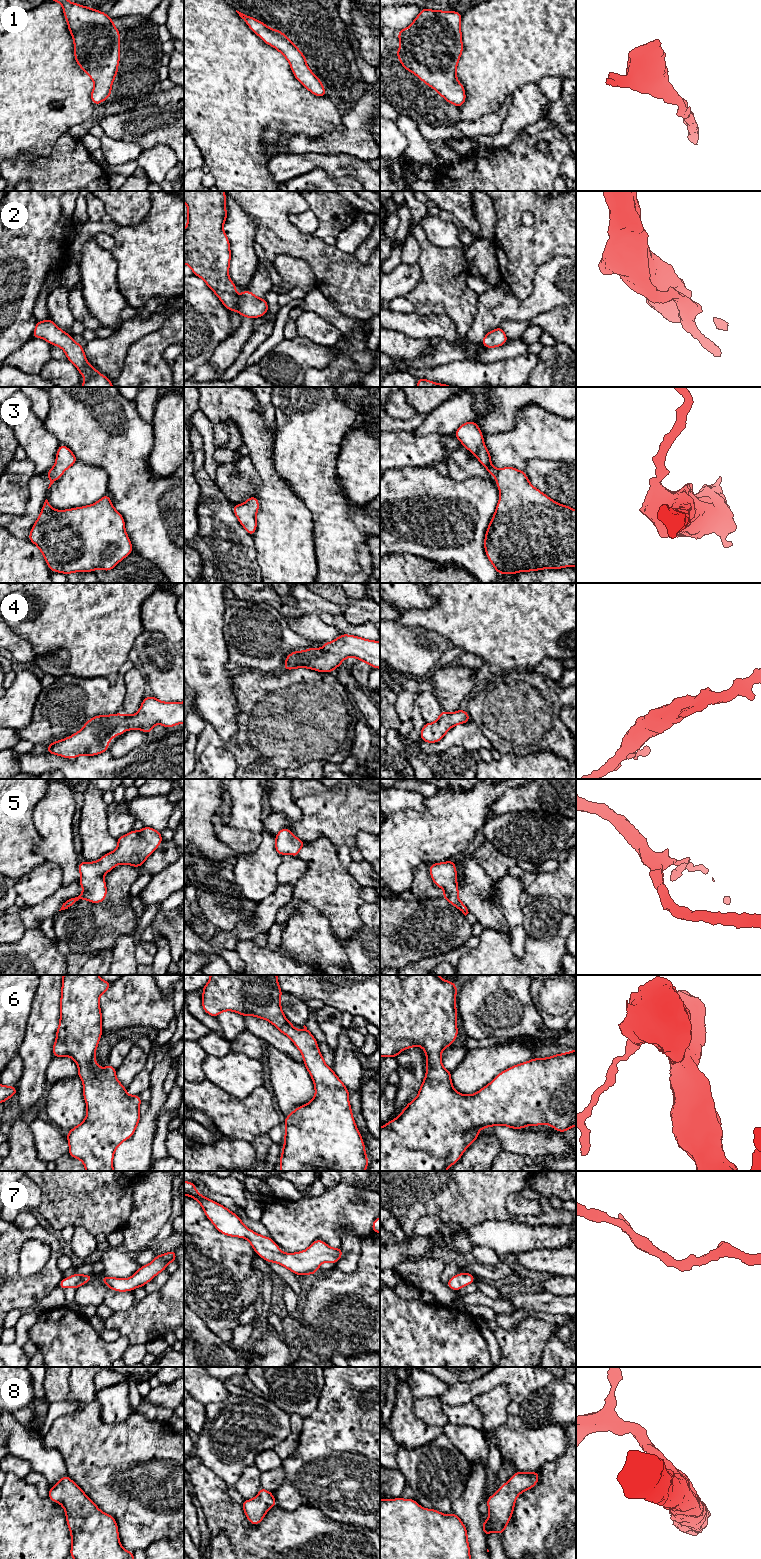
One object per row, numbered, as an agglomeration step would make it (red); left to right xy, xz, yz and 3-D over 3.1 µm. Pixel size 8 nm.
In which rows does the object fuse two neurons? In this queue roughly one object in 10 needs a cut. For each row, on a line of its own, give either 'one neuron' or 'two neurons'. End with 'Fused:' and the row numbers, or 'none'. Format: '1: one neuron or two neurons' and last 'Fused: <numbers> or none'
1: one neuron
2: one neuron
3: one neuron
4: one neuron
5: one neuron
6: one neuron
7: one neuron
8: one neuron
Fused: none

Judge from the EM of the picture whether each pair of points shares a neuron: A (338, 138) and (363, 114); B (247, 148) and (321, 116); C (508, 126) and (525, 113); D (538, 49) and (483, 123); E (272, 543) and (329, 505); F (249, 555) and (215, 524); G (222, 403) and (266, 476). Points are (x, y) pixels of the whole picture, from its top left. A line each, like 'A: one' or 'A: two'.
A: one
B: one
C: one
D: two
E: two
F: one
G: one

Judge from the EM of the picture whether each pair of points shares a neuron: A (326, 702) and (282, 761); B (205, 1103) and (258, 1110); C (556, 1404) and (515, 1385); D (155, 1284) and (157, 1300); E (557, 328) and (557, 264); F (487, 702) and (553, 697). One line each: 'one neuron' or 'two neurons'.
A: one neuron
B: one neuron
C: two neurons
D: two neurons
E: two neurons
F: one neuron

